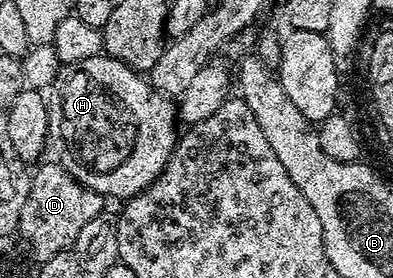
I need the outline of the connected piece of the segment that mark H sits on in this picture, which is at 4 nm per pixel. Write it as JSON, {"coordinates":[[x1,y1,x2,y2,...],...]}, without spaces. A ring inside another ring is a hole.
{"coordinates":[[102,54,95,58,87,58,83,62,64,65,60,74,57,76,57,81,53,83,47,99,49,101,49,138,55,144,57,140,57,148,61,151,61,156,59,156,60,163,64,164,65,169,82,186,95,190,98,194,106,198,112,198,114,196,117,202,124,202,131,196,138,196,143,189,150,188,159,178,161,171,167,166,174,148,177,147,177,141,179,139,179,131,177,132,177,124,179,125,178,105,170,97,166,96,164,92,157,91,156,87,150,84,148,79,138,69,132,68,130,64,125,64,121,60,116,60,111,55]]}

